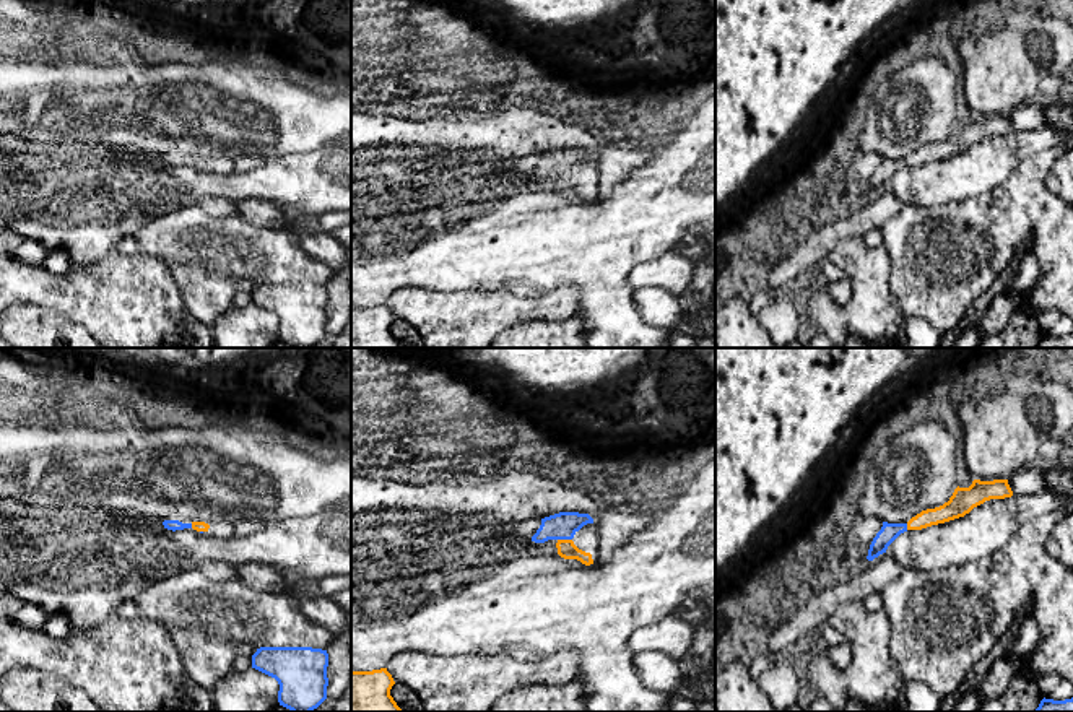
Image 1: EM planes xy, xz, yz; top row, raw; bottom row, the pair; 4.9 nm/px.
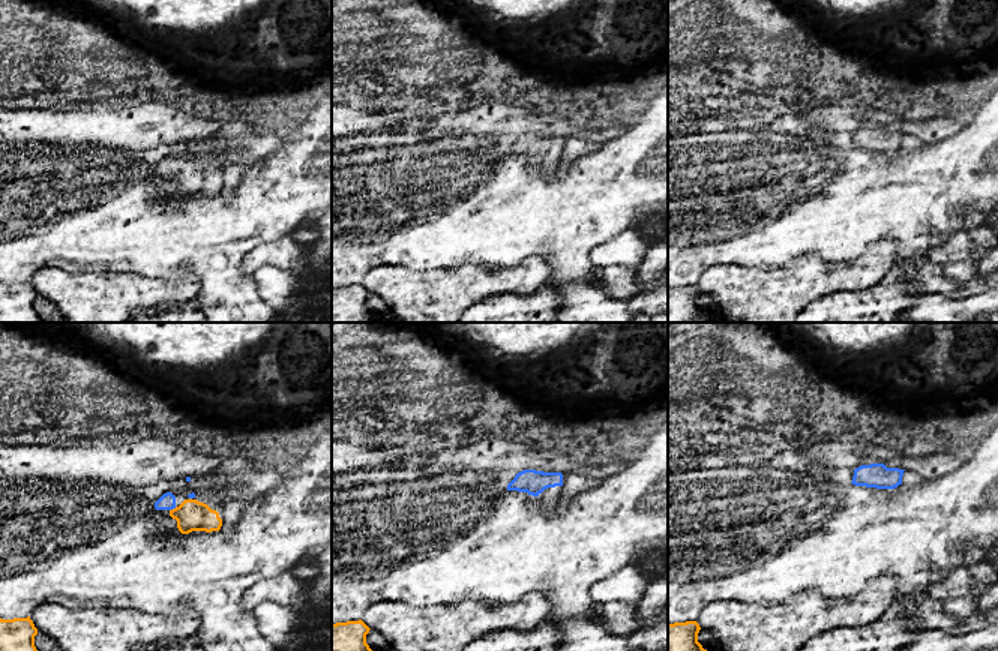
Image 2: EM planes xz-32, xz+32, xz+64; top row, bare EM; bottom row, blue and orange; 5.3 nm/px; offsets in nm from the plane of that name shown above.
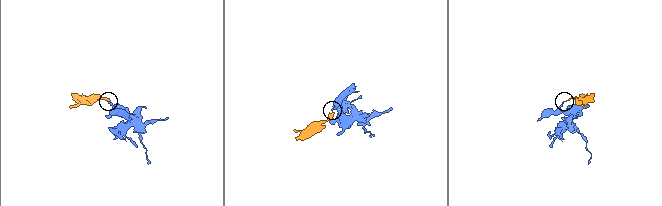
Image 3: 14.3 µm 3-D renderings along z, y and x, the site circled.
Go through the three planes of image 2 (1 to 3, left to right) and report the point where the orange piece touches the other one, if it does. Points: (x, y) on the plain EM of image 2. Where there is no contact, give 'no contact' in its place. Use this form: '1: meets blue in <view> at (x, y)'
1: meets blue in xz-32 at (173, 171)
2: no contact
3: no contact

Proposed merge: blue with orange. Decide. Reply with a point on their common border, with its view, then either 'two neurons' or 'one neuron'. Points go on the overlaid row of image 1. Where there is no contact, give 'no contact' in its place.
meets blue in xz at (564, 538); one neuron

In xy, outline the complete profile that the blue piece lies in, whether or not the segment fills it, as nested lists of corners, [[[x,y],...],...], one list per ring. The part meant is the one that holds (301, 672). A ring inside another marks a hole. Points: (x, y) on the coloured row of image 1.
[[[260,647],[252,668],[275,678],[278,702],[291,712],[312,712],[327,699],[328,653],[312,647]]]

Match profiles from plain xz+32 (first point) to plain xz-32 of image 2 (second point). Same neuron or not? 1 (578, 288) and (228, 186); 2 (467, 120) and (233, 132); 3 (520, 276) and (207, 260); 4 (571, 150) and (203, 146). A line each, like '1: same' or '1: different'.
1: different
2: different
3: different
4: different

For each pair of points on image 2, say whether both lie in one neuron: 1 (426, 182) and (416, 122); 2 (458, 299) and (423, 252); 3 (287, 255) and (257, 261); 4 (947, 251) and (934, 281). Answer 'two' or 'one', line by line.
1: two
2: two
3: one
4: two

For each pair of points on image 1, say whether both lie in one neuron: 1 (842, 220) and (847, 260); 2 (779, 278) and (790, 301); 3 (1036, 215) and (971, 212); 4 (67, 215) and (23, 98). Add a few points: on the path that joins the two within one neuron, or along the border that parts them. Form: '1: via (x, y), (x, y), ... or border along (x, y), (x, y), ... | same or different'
1: border along (860, 236), (842, 238), (825, 257) | different
2: border along (792, 288), (782, 291) | different
3: via (1020, 215), (987, 215) | same
4: border along (17, 134), (26, 138), (78, 140) | different

